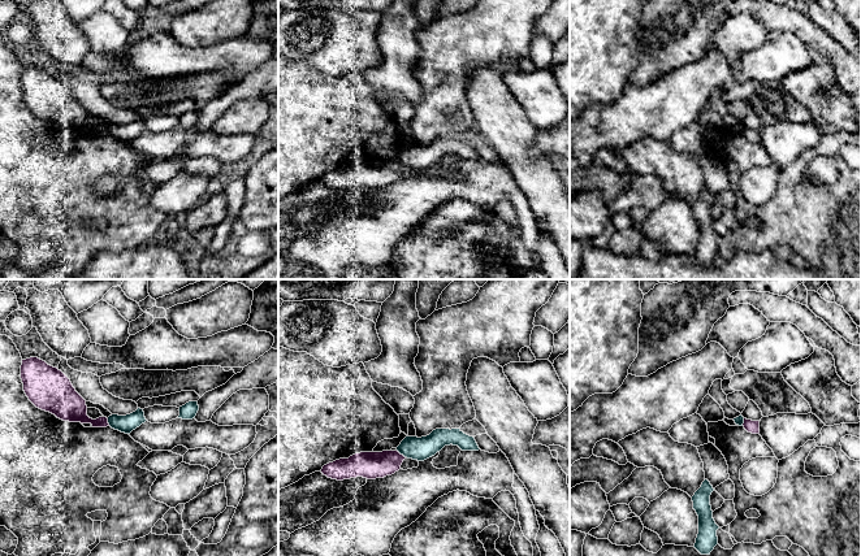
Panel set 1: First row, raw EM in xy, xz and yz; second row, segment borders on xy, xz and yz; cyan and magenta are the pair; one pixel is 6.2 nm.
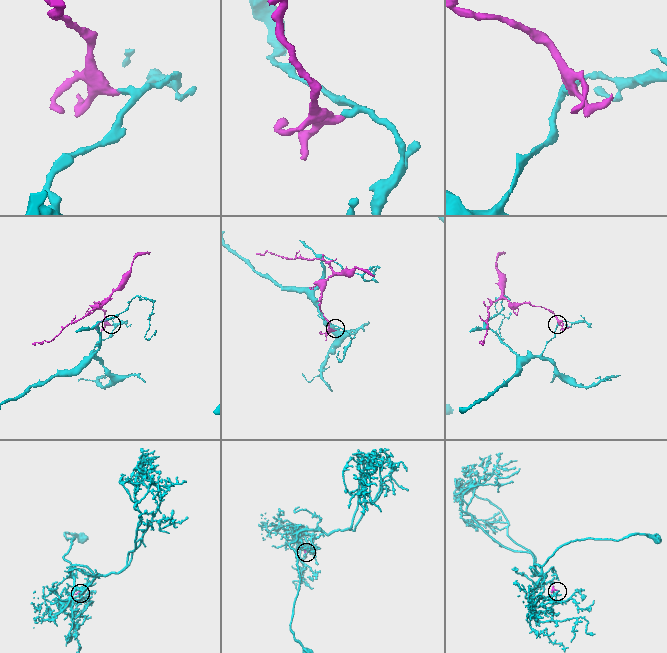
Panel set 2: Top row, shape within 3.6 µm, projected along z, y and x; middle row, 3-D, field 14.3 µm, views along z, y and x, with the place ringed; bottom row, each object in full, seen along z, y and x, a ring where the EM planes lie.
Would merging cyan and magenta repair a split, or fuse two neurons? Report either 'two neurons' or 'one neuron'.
two neurons

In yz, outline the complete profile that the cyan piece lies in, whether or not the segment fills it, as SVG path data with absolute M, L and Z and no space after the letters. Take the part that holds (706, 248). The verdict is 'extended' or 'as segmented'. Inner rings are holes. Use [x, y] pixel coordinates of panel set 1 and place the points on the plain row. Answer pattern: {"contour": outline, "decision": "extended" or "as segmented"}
{"contour": "M705 188L701 196L692 205L693 218L698 225L698 243L693 256L701 264L710 264L710 261L718 253L717 239L719 235L713 227L713 220L710 214L710 204L713 200L713 195L708 188Z", "decision": "as segmented"}

